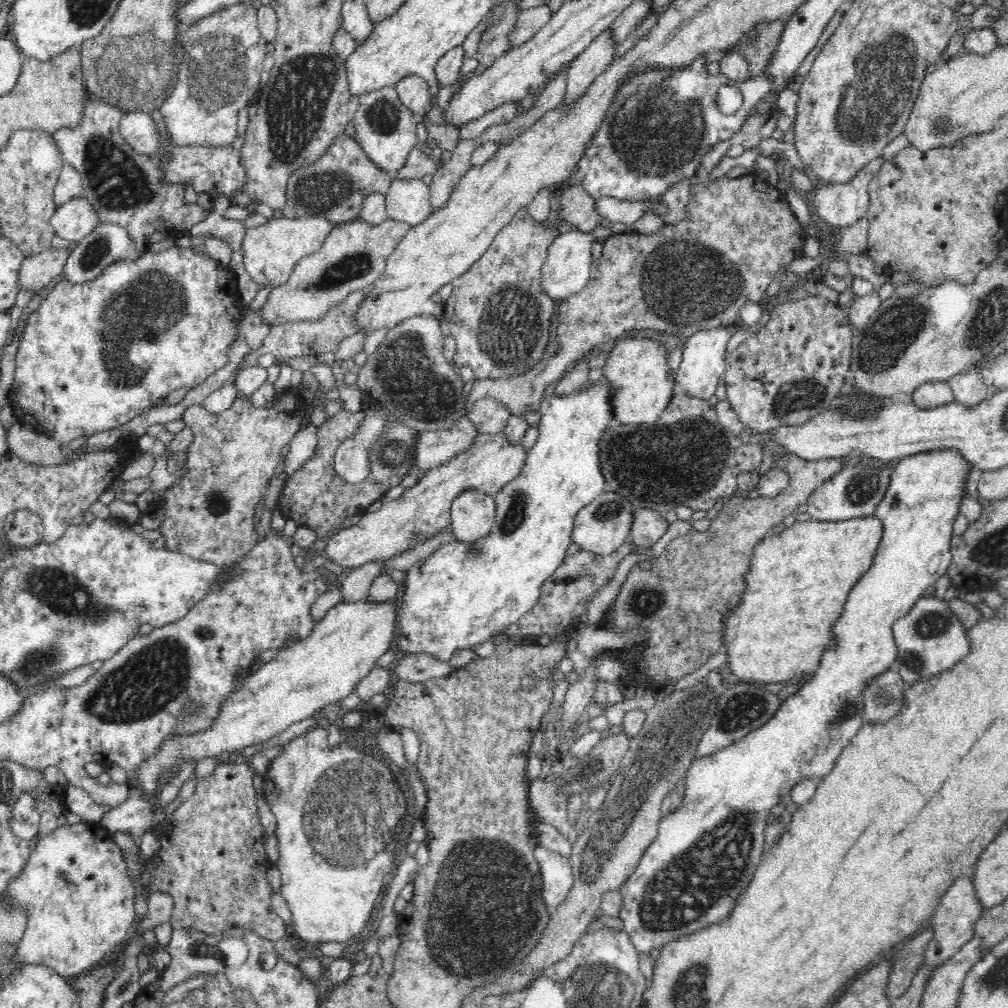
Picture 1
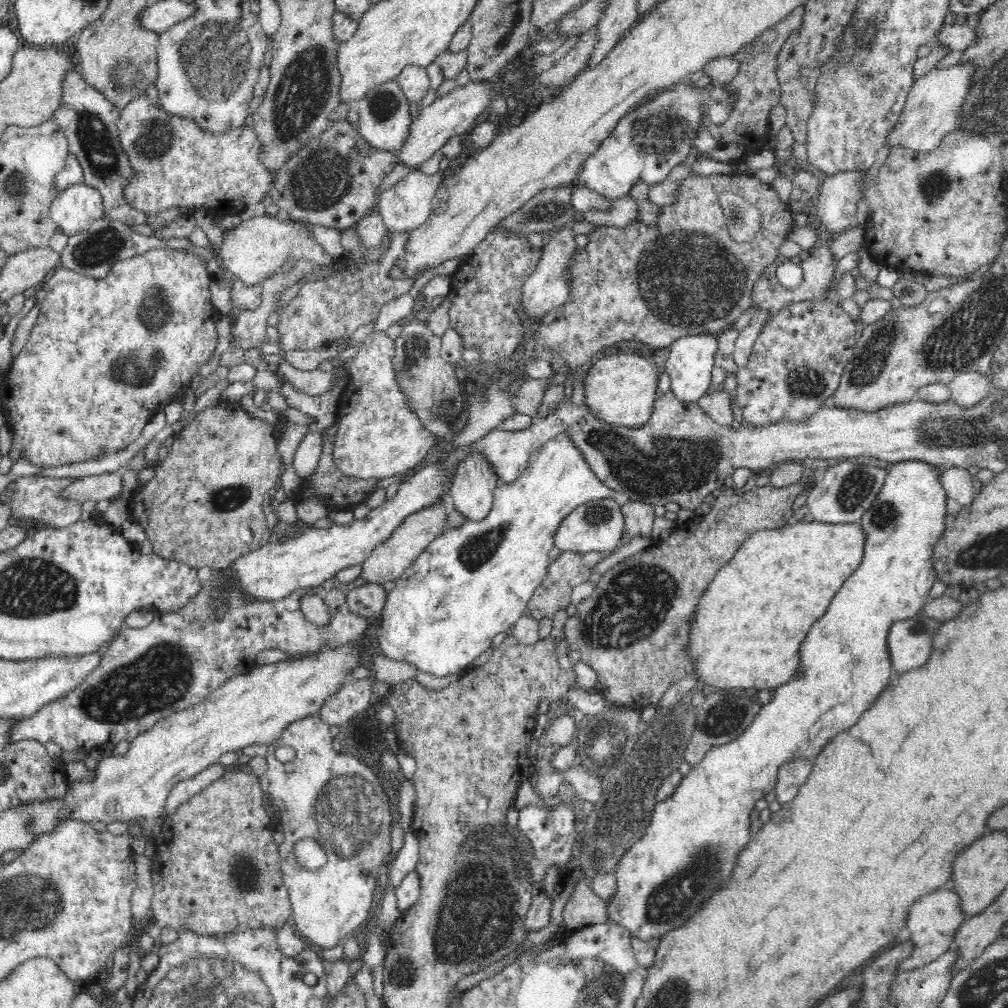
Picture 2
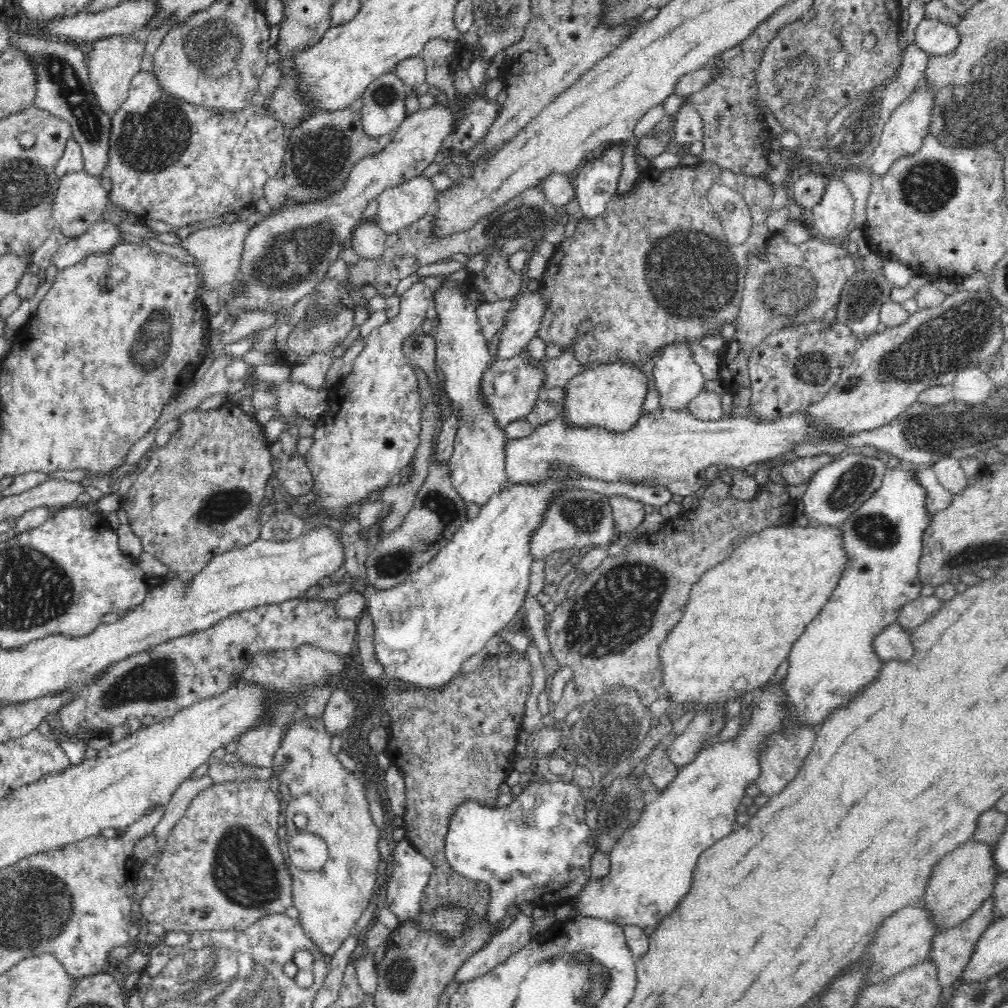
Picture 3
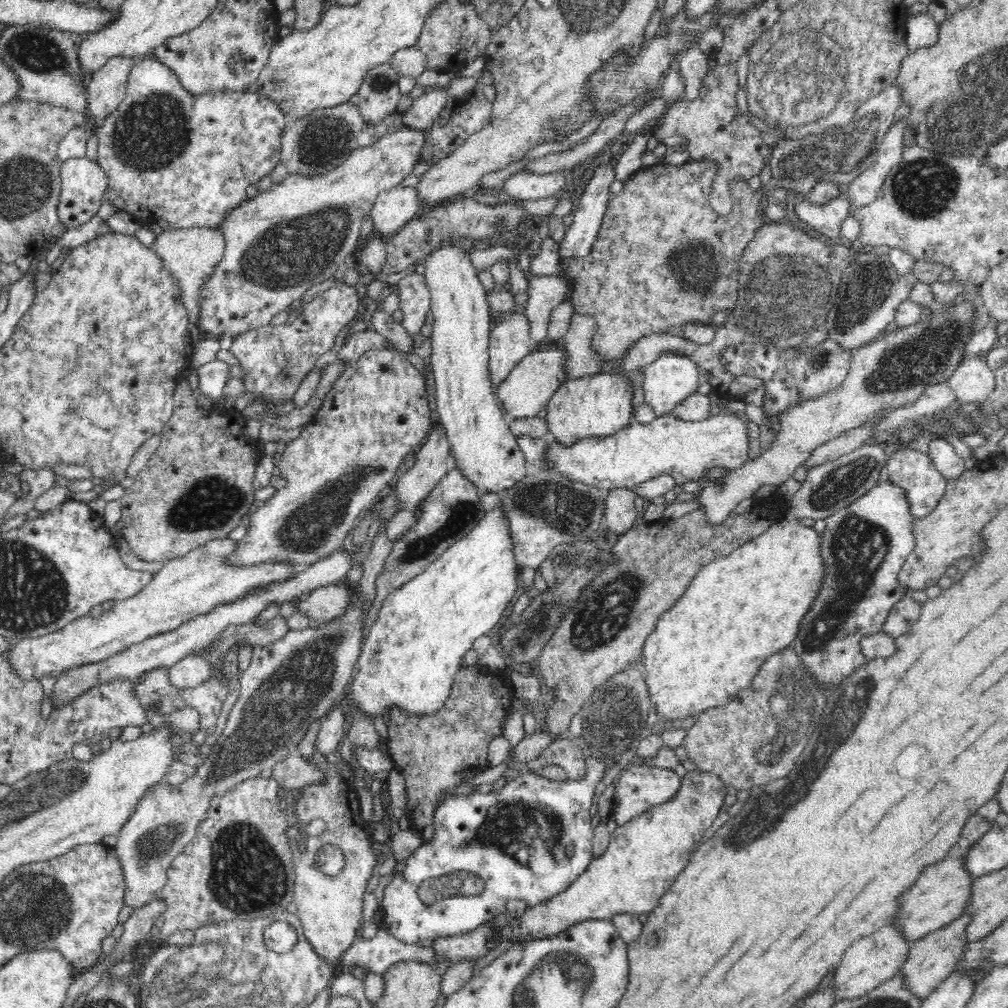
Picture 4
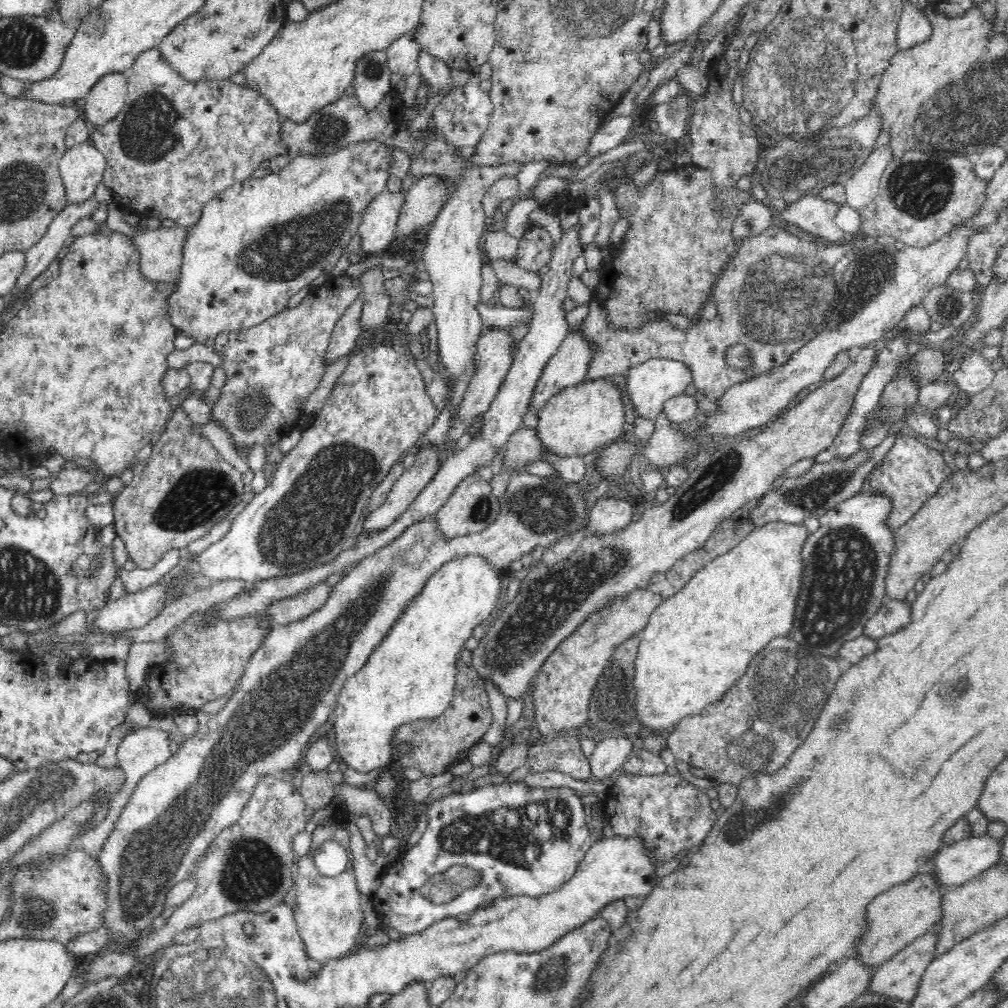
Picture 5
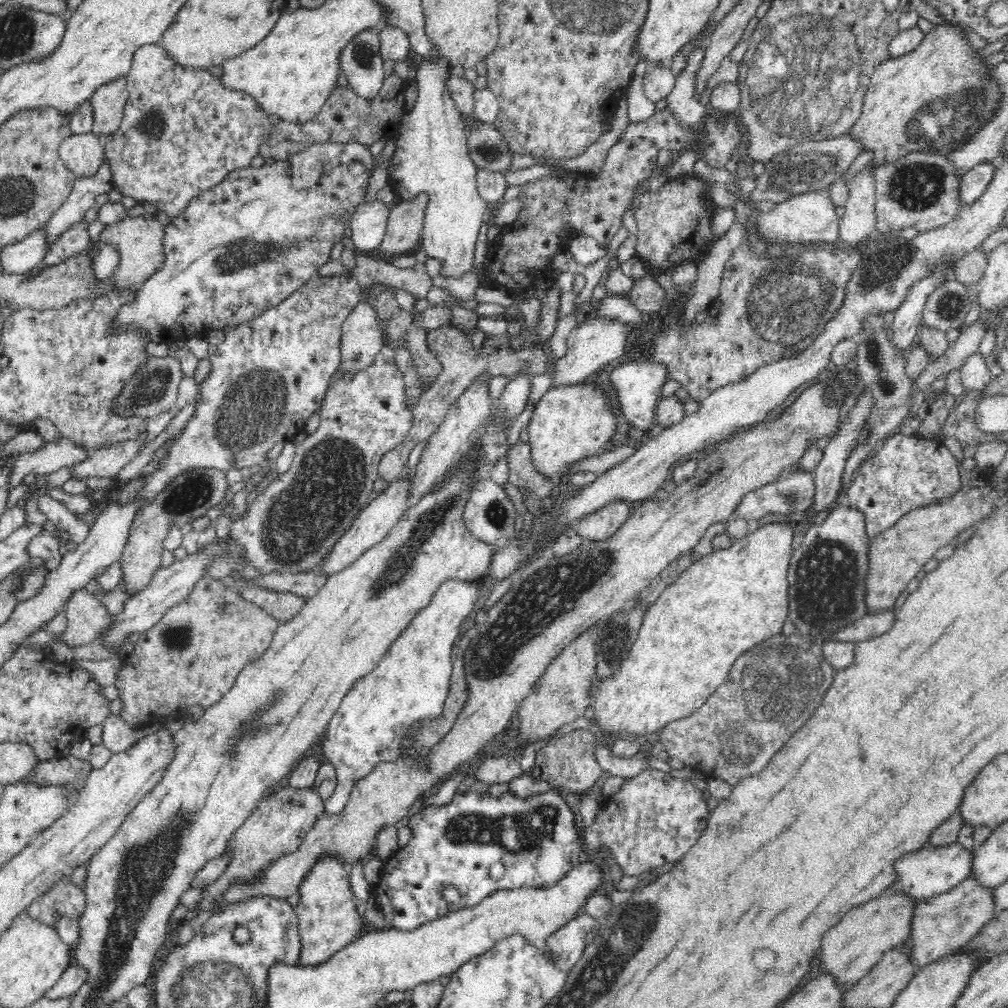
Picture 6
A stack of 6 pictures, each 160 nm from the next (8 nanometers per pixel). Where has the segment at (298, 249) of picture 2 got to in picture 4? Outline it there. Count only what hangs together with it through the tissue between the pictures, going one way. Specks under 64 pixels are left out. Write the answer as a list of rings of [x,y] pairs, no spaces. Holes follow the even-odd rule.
[[[169,227],[168,230],[155,236],[151,249],[162,261],[163,267],[169,277],[178,287],[182,294],[183,305],[189,314],[189,322],[195,322],[198,314],[197,294],[201,284],[209,277],[213,266],[220,260],[224,248],[224,239],[220,231],[212,227],[192,227],[178,229]]]

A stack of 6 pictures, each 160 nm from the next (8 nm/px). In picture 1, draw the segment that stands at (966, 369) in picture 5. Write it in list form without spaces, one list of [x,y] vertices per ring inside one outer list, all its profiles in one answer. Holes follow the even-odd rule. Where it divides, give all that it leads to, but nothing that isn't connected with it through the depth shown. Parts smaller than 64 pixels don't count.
[[[978,371],[956,374],[947,383],[954,393],[954,400],[965,407],[976,406],[986,398],[987,386]]]

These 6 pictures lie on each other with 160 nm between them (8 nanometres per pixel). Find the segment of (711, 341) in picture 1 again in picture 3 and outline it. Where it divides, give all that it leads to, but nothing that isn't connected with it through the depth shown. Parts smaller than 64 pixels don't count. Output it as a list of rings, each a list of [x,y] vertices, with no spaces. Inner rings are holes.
[[[687,344],[664,346],[654,361],[652,378],[660,407],[668,409],[684,409],[700,391],[706,390],[706,380]]]

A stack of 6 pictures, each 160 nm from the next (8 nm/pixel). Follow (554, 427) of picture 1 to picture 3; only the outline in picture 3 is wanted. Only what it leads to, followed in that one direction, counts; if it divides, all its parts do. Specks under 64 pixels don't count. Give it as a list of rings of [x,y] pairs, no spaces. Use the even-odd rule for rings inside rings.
[[[567,479],[566,481],[547,481],[542,484],[536,484],[532,487],[530,484],[514,484],[512,487],[504,490],[503,492],[494,494],[492,499],[484,504],[481,514],[474,519],[469,519],[464,526],[454,534],[453,542],[449,543],[440,553],[436,554],[433,560],[428,564],[428,566],[423,567],[418,570],[417,573],[410,574],[398,585],[394,586],[392,589],[376,591],[374,588],[368,586],[367,579],[365,577],[359,578],[348,578],[350,581],[350,588],[352,591],[356,591],[361,594],[365,601],[367,602],[367,610],[371,613],[373,617],[374,624],[374,634],[373,634],[373,657],[375,661],[381,666],[381,680],[378,680],[378,684],[381,687],[385,685],[386,682],[402,682],[402,684],[408,684],[408,686],[414,686],[414,689],[418,689],[423,692],[433,692],[442,689],[448,682],[452,680],[456,675],[460,673],[460,666],[465,660],[468,660],[473,654],[478,653],[482,648],[485,647],[486,642],[496,635],[500,630],[505,631],[508,629],[509,624],[513,621],[514,616],[517,614],[518,610],[525,601],[526,595],[529,592],[529,570],[530,565],[534,562],[529,554],[528,542],[530,542],[529,534],[537,529],[538,524],[540,524],[540,519],[544,510],[554,506],[556,504],[550,503],[552,496],[556,494],[556,491],[562,490],[562,488],[584,488],[585,490],[592,490],[593,492],[600,492],[605,494],[605,496],[612,496],[614,494],[624,494],[633,500],[639,501],[644,505],[652,505],[655,508],[660,508],[666,505],[673,498],[673,493],[664,485],[658,482],[656,486],[652,484],[643,484],[642,482],[638,484],[632,483],[602,483],[601,481],[590,481],[588,479]]]

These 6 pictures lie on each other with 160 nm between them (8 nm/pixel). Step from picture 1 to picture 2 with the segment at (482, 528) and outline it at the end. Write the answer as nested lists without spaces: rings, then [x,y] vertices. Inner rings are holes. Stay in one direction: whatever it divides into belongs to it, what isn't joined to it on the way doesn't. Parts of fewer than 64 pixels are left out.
[[[472,450],[455,466],[452,482],[449,484],[449,495],[452,496],[456,510],[462,512],[467,520],[486,518],[492,508],[494,490],[500,484],[499,474],[492,467],[492,461],[486,453]]]

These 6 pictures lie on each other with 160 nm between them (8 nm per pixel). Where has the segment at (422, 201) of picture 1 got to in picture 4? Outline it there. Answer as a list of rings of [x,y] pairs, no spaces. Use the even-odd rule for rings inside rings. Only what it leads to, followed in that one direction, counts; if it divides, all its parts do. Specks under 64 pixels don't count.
[[[401,184],[396,185],[381,192],[370,209],[370,222],[375,228],[373,234],[385,241],[419,214],[415,189]]]

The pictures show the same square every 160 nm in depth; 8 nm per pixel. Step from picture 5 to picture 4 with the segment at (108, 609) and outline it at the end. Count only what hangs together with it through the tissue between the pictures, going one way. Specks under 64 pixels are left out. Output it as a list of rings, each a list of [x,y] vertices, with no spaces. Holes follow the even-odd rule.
[[[226,537],[206,542],[188,554],[164,562],[148,586],[128,598],[116,599],[110,610],[103,611],[100,616],[86,615],[70,622],[62,630],[20,640],[12,650],[7,651],[14,671],[25,679],[58,677],[66,669],[100,662],[151,636],[172,632],[182,622],[198,614],[208,614],[209,610],[221,602],[239,599],[258,585],[285,579],[296,572],[284,563],[268,563],[244,569],[225,566],[224,557],[233,550],[234,544],[236,541]]]

